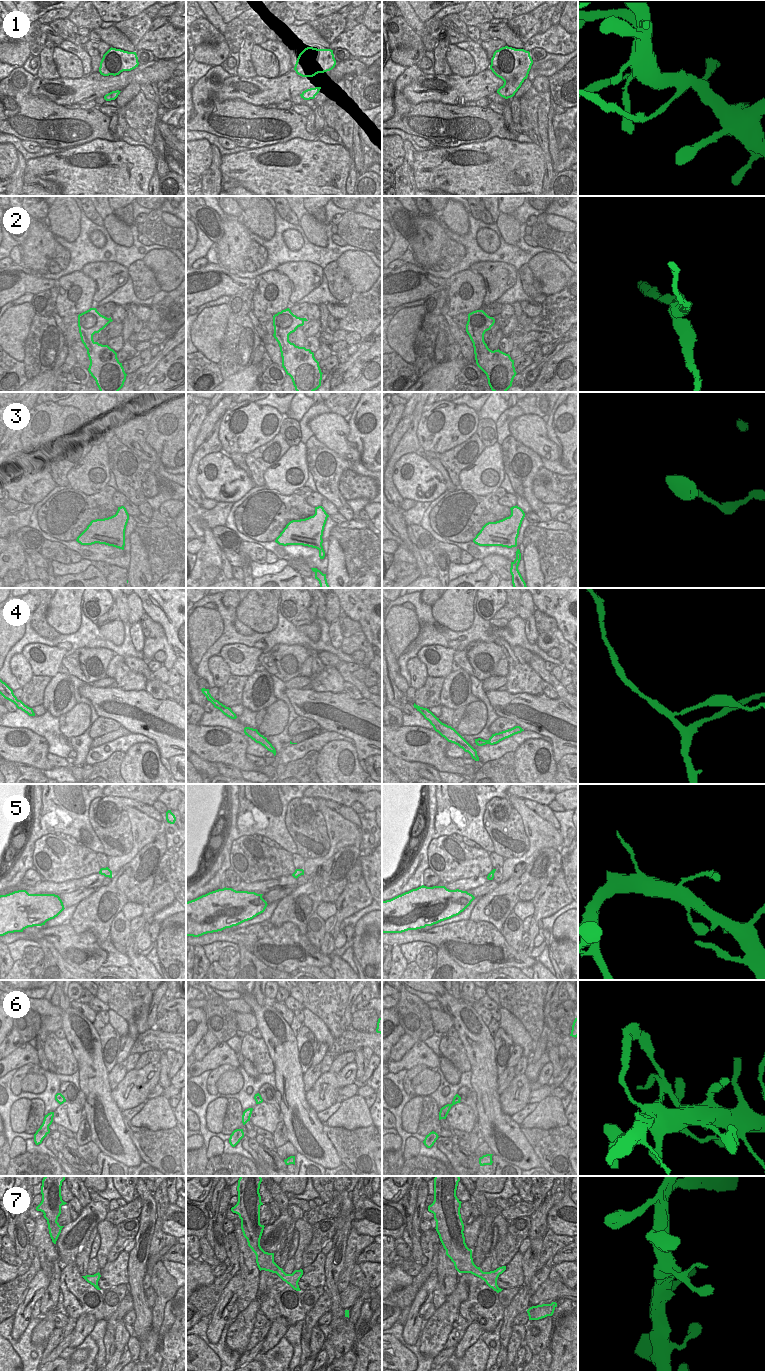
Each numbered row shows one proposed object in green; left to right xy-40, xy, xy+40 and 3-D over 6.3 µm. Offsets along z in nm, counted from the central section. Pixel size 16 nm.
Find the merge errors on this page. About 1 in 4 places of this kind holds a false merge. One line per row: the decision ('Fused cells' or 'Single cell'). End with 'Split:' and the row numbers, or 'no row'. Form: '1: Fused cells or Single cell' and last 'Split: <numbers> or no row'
1: Fused cells
2: Single cell
3: Single cell
4: Fused cells
5: Single cell
6: Single cell
7: Single cell
Split: 1, 4.

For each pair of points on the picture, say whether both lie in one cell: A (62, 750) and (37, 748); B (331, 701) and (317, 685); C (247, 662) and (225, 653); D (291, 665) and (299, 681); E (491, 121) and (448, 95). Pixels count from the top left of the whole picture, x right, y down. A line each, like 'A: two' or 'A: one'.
A: two
B: two
C: one
D: two
E: two

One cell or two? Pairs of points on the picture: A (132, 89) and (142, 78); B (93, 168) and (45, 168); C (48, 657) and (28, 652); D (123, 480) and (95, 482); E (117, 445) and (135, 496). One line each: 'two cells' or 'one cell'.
A: two cells
B: one cell
C: one cell
D: two cells
E: one cell

